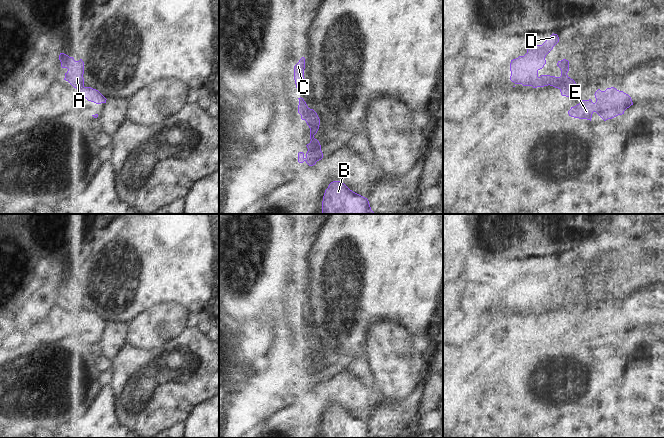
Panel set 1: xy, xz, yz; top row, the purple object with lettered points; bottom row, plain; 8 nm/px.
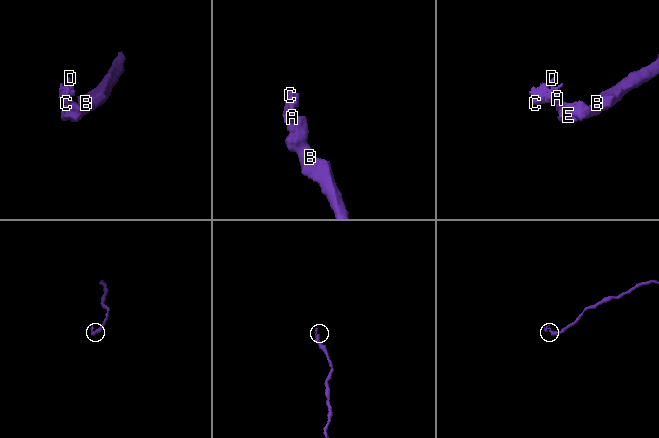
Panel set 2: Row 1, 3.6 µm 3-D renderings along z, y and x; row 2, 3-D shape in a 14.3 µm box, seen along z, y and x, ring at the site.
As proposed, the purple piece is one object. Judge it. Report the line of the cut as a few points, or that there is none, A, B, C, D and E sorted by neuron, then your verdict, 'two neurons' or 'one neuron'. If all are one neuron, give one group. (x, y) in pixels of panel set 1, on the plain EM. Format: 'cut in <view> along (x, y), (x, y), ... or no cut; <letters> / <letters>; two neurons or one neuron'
cut in yz along (574, 309), (560, 313); A C D / B E; two neurons

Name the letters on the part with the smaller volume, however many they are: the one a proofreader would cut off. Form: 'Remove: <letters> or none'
Remove: A, C, D

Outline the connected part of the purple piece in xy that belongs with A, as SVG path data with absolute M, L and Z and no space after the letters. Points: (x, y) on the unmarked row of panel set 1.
M60 277L59 284L62 292L67 292L64 304L68 305L74 312L84 311L84 286L82 283L75 285L73 281L69 281L64 277Z

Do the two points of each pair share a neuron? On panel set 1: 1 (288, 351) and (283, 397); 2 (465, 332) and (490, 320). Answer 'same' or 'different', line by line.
1: same
2: same

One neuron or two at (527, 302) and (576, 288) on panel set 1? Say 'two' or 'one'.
one

